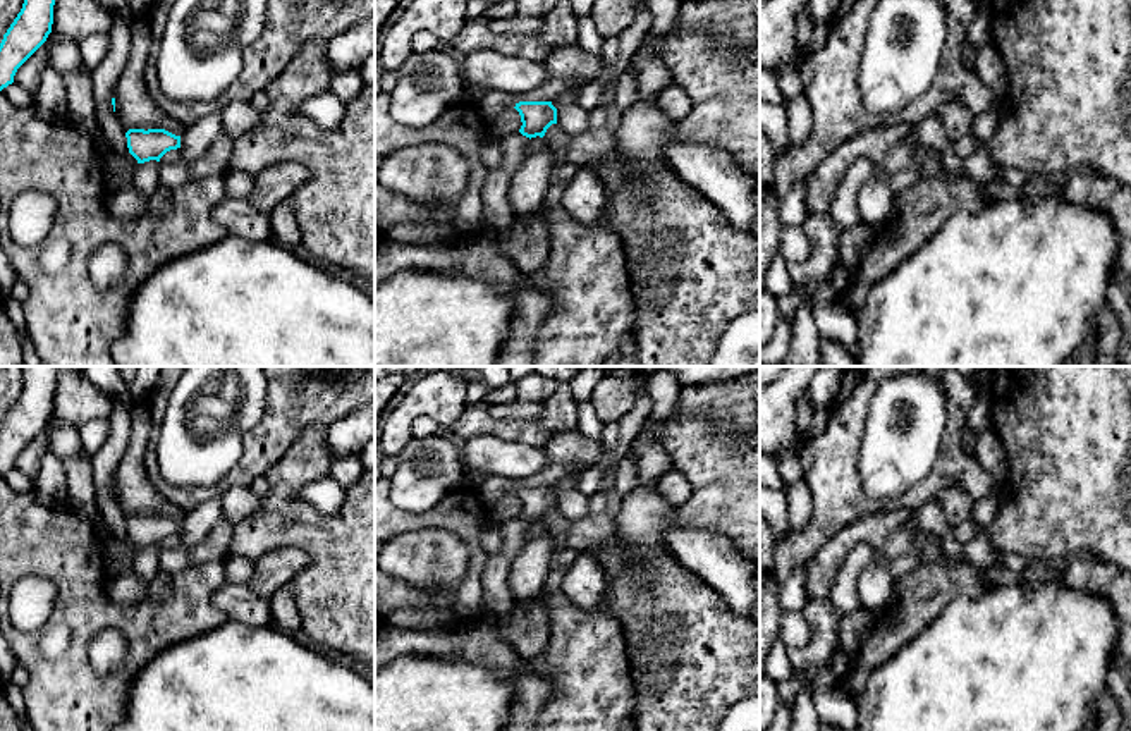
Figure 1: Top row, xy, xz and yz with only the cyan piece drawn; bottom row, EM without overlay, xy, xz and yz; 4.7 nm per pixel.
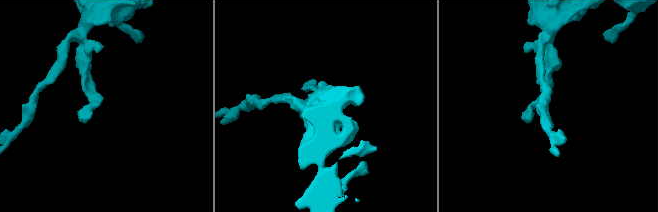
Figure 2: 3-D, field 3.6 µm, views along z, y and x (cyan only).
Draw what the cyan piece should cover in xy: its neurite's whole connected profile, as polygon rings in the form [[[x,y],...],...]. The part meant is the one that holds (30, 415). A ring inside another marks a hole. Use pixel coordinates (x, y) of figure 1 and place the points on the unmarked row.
[[[21,366],[24,389],[0,428],[0,476],[14,468],[17,454],[46,427],[53,409],[60,366]]]

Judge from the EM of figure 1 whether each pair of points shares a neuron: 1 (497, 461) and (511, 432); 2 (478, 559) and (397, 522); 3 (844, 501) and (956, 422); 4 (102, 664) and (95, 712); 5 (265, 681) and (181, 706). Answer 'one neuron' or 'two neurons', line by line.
1: two neurons
2: one neuron
3: one neuron
4: two neurons
5: one neuron

